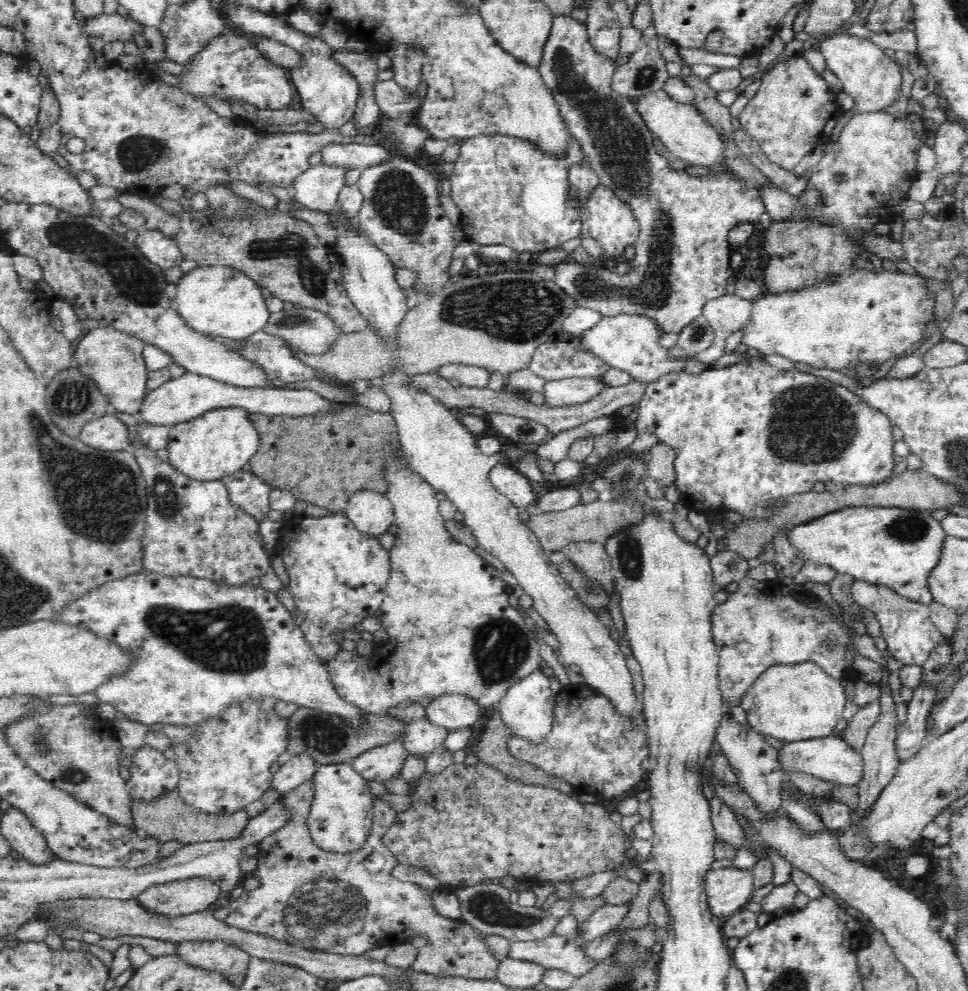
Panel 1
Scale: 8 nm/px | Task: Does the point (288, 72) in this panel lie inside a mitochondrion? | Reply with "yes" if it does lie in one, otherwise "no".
no

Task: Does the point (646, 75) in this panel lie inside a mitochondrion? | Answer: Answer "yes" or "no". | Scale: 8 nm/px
yes

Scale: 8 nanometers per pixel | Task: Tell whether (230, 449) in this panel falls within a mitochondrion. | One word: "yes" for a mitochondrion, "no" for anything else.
no

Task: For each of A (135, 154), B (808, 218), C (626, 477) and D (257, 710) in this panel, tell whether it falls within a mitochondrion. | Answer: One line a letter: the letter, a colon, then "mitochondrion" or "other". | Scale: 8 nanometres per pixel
A: mitochondrion
B: other
C: mitochondrion
D: other

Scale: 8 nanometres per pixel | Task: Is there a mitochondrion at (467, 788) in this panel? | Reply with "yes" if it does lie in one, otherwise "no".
yes

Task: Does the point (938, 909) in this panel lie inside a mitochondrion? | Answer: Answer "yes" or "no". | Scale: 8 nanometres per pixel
no

